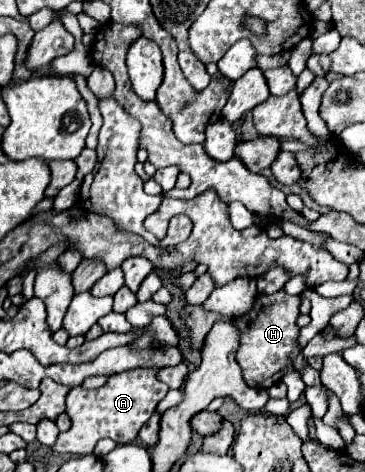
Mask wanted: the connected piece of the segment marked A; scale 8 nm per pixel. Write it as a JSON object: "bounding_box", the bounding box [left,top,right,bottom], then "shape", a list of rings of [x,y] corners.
{"bounding_box":[50,368,168,454],"shape":[[[138,368],[122,374],[112,374],[102,388],[86,390],[76,386],[66,398],[66,414],[72,420],[68,432],[60,432],[56,444],[50,448],[52,454],[92,454],[94,446],[102,438],[112,438],[116,444],[134,442],[138,430],[156,412],[158,402],[166,396],[168,386],[156,378],[156,368]]]}

